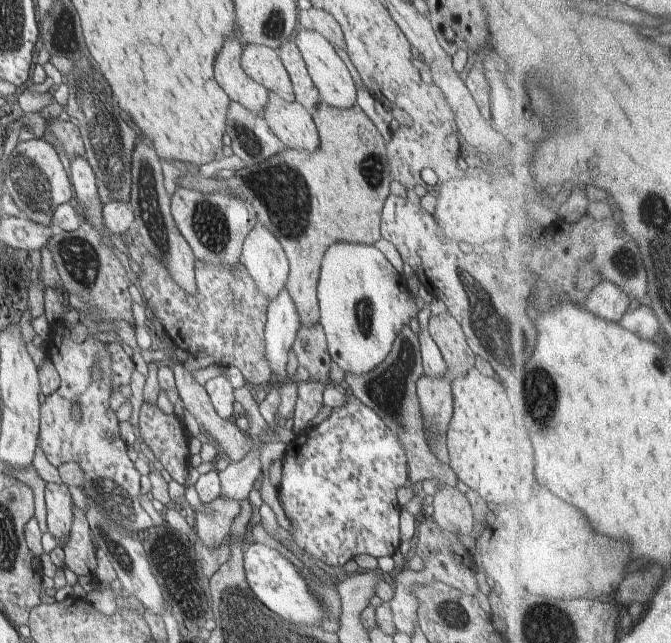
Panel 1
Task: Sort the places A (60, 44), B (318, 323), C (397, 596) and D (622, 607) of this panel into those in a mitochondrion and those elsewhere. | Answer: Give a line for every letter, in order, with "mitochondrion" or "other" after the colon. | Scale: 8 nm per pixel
A: other
B: other
C: other
D: other

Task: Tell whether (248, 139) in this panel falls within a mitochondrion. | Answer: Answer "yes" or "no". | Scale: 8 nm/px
yes

